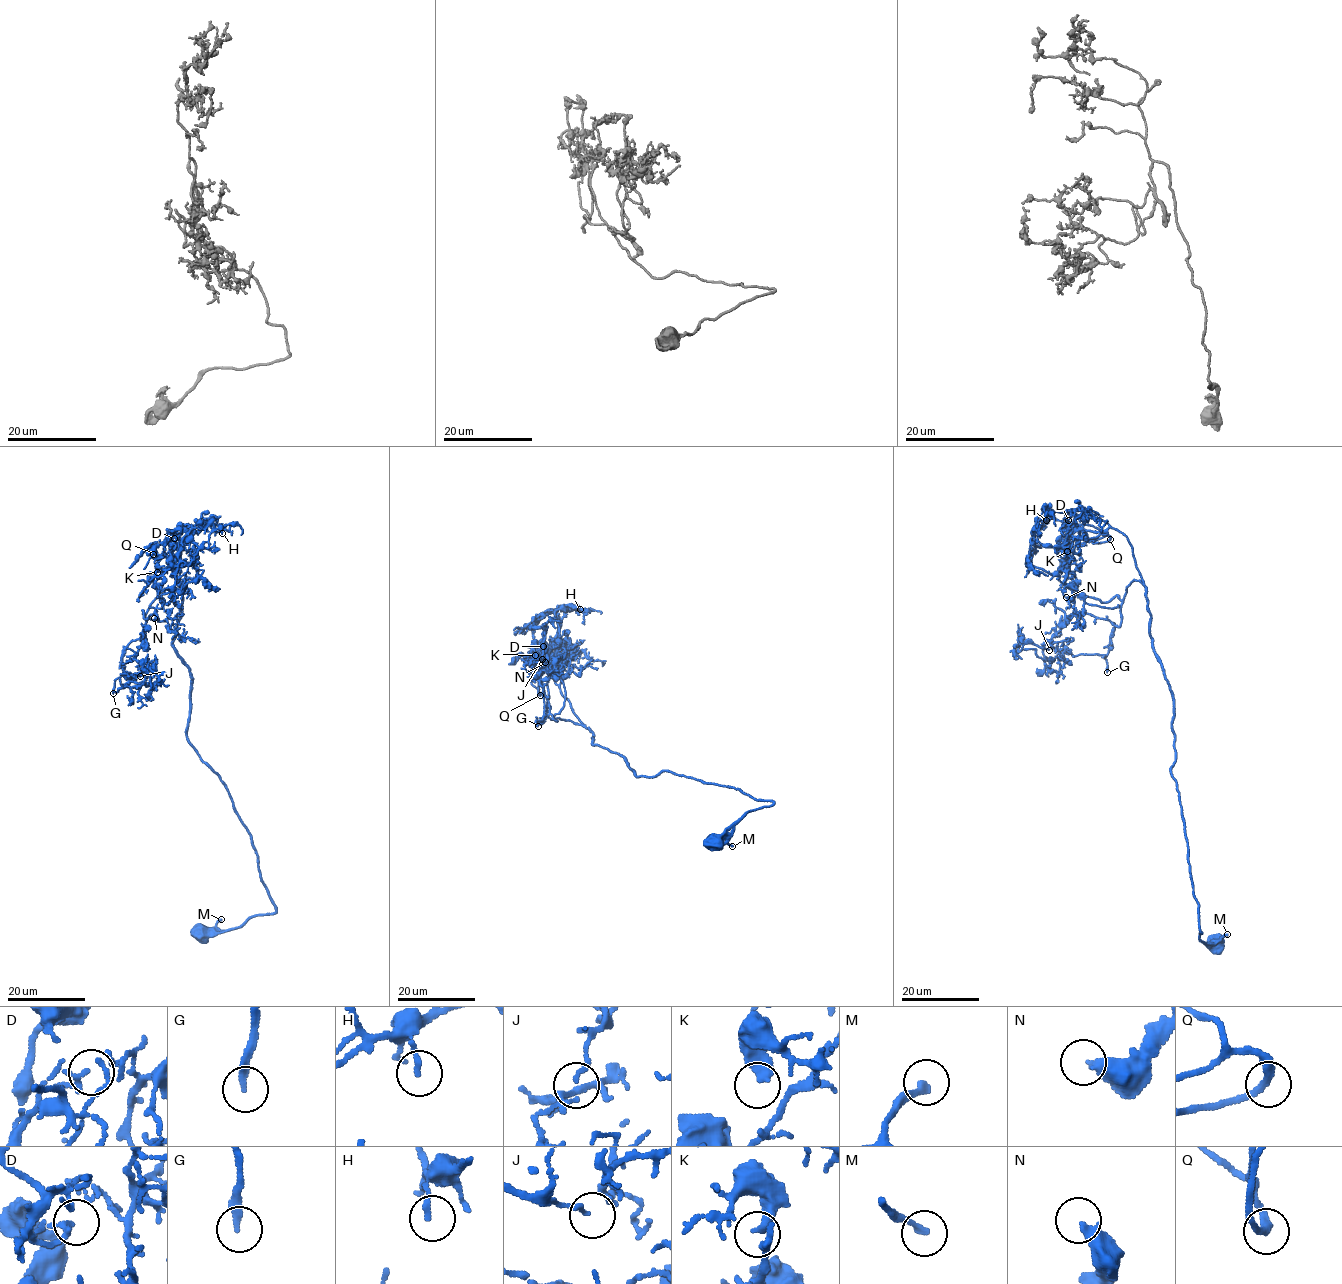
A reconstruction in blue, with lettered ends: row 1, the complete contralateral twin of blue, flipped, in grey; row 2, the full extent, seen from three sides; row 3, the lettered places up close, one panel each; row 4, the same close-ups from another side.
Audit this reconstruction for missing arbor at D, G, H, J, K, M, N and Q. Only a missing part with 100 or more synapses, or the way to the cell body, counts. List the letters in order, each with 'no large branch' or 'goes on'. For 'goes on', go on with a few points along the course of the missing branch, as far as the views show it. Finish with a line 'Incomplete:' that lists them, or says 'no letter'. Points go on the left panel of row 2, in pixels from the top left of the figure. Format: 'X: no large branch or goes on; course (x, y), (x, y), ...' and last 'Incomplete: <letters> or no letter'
D: no large branch
G: no large branch
H: no large branch
J: no large branch
K: no large branch
M: no large branch
N: goes on; course (154, 618), (161, 615), (166, 623), (163, 629), (183, 624), (170, 650), (175, 666), (181, 666)
Q: no large branch
Incomplete: N

